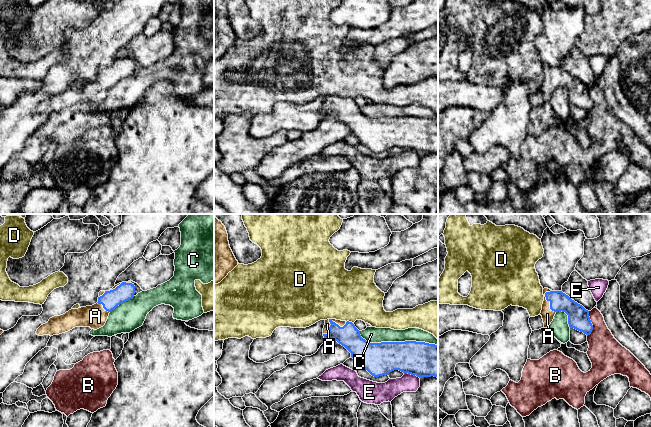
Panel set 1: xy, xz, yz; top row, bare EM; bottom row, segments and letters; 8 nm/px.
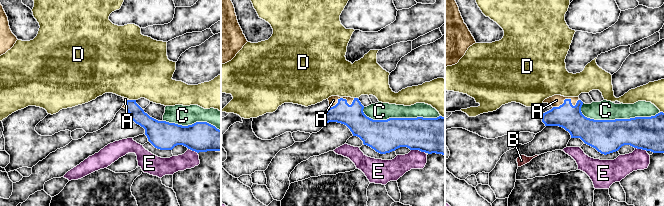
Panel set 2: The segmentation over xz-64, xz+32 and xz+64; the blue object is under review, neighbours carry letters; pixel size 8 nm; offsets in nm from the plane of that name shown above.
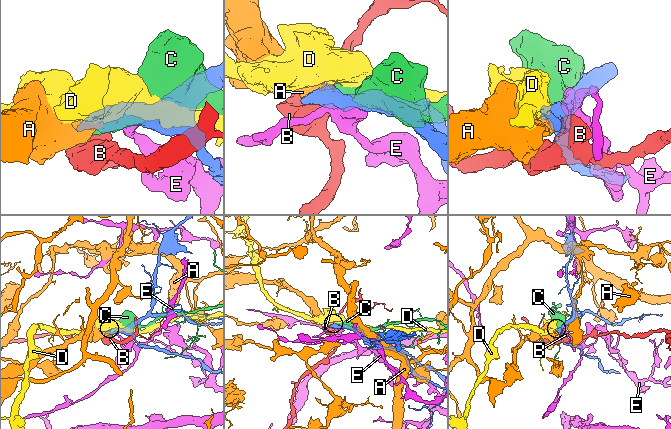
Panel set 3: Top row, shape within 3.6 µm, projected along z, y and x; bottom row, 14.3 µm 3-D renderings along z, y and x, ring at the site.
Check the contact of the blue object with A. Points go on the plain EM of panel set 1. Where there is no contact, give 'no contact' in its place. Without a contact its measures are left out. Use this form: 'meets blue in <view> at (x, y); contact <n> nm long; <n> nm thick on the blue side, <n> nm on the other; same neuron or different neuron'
meets blue in yz at (550, 78); contact 190 nm long; 160 nm thick on the blue side, 100 nm on the other; same neuron

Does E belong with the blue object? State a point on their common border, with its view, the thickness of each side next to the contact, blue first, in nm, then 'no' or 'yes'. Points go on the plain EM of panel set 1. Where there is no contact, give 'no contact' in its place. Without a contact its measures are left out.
meets blue in xz at (412, 150); 280 nm thick on the blue side, 150 nm on the other; no

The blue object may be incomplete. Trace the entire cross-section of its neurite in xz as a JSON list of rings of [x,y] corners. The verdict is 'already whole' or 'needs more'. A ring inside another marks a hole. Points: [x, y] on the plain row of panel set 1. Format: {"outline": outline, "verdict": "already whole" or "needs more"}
{"outline": [[[336,95],[325,96],[323,112],[324,118],[337,117],[344,122],[351,129],[351,133],[359,139],[359,143],[374,153],[399,146],[419,154],[431,152],[438,154],[438,121],[416,117],[369,119],[361,113],[354,99]]], "verdict": "needs more"}

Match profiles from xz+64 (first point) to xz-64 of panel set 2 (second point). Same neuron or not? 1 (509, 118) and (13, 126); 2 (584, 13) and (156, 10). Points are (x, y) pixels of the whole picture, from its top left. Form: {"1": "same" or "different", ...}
{"1": "different", "2": "same"}

